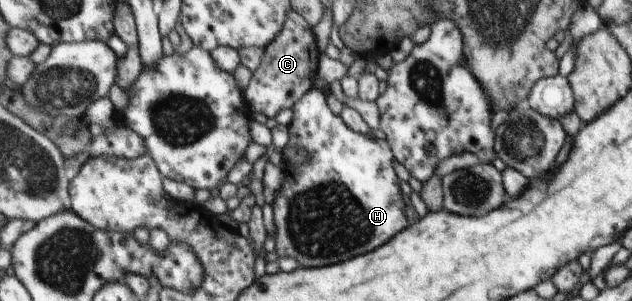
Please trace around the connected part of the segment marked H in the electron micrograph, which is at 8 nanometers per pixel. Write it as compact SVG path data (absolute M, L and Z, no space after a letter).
M312 88L290 107L293 118L288 125L288 147L306 149L308 161L298 167L284 164L284 181L272 203L276 228L275 251L278 257L296 259L300 267L324 267L368 253L390 241L408 225L408 219L402 211L404 201L394 171L395 158L391 145L386 140L372 139L352 131L329 109L324 95L322 91Z

